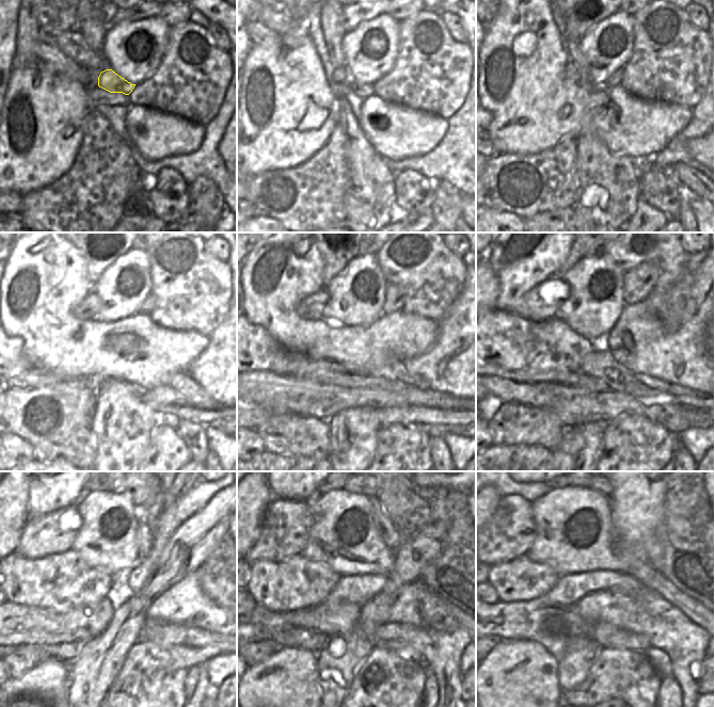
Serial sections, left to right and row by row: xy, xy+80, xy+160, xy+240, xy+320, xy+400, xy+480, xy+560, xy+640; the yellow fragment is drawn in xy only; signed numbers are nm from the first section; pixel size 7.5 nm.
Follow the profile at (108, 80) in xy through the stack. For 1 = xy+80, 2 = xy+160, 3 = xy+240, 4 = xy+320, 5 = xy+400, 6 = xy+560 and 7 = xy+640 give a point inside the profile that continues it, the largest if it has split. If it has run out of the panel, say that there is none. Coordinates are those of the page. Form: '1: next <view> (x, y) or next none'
1: next xy+80 (343, 76)
2: next xy+160 (572, 74)
3: next xy+240 (86, 309)
4: next xy+320 (318, 302)
5: next xy+400 (530, 306)
6: next xy+560 (282, 534)
7: next xy+640 (510, 532)

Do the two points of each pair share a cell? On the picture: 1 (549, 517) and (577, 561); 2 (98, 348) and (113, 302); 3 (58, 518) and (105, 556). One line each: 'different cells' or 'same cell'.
1: same cell
2: different cells
3: different cells

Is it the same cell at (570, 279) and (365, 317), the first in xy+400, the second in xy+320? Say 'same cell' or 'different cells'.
same cell

